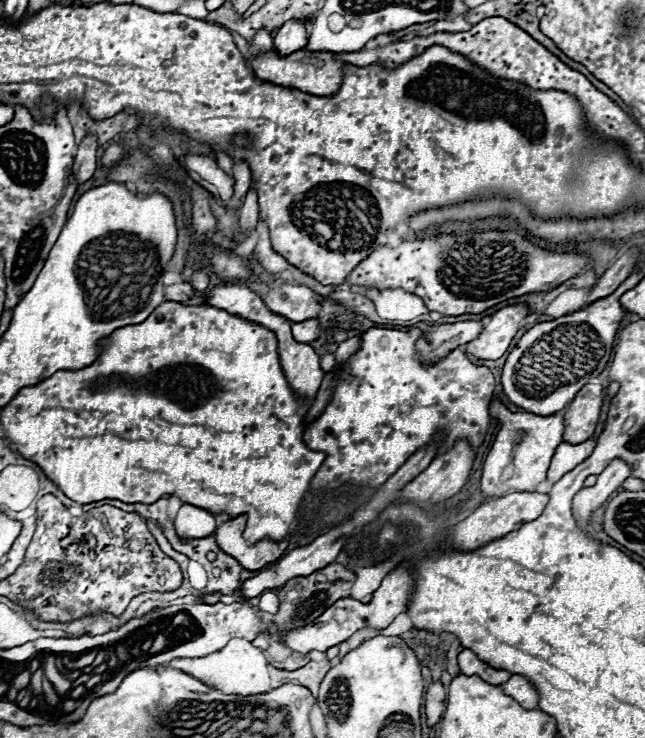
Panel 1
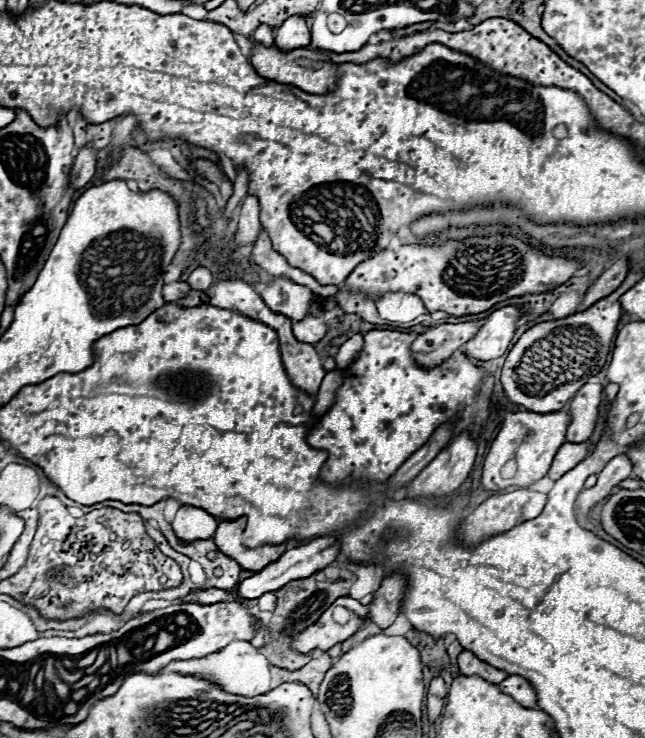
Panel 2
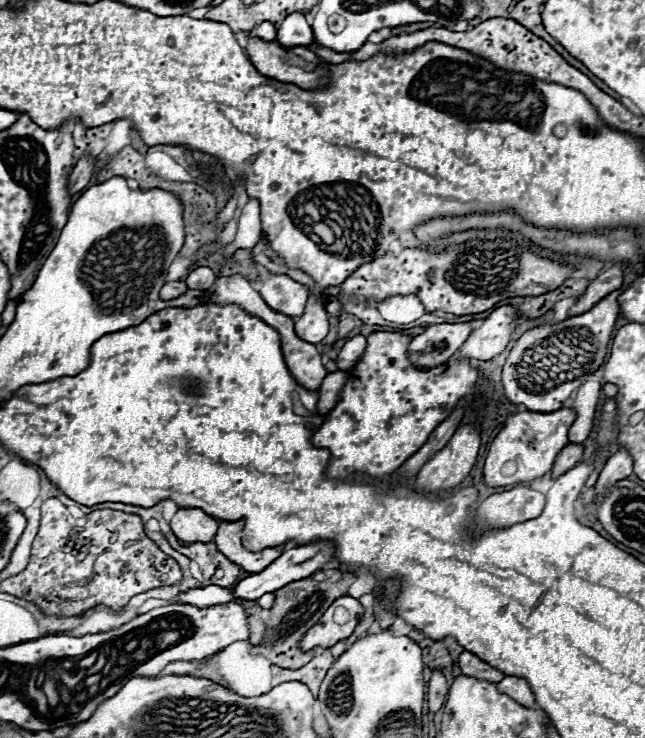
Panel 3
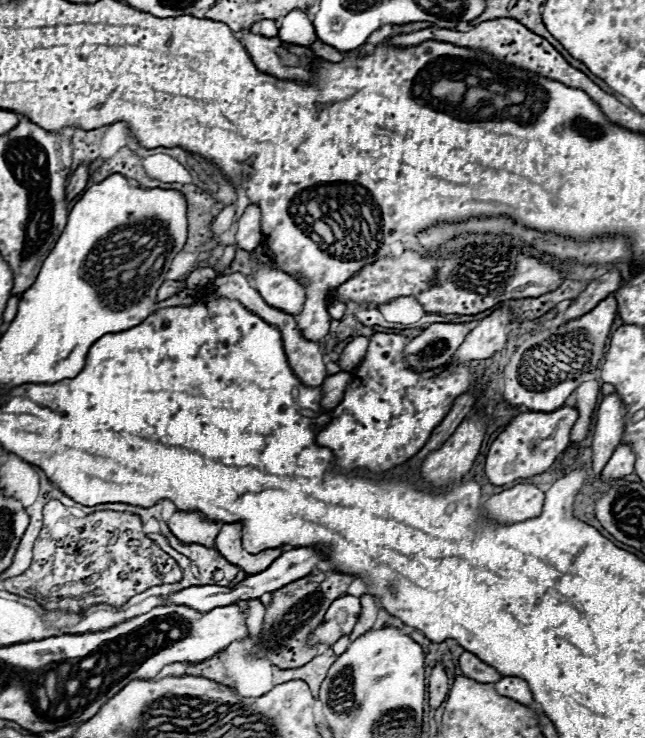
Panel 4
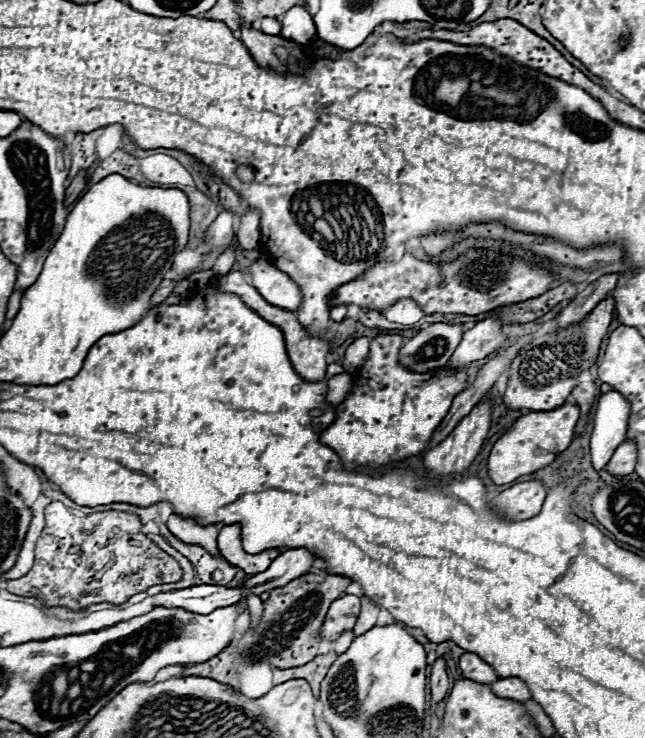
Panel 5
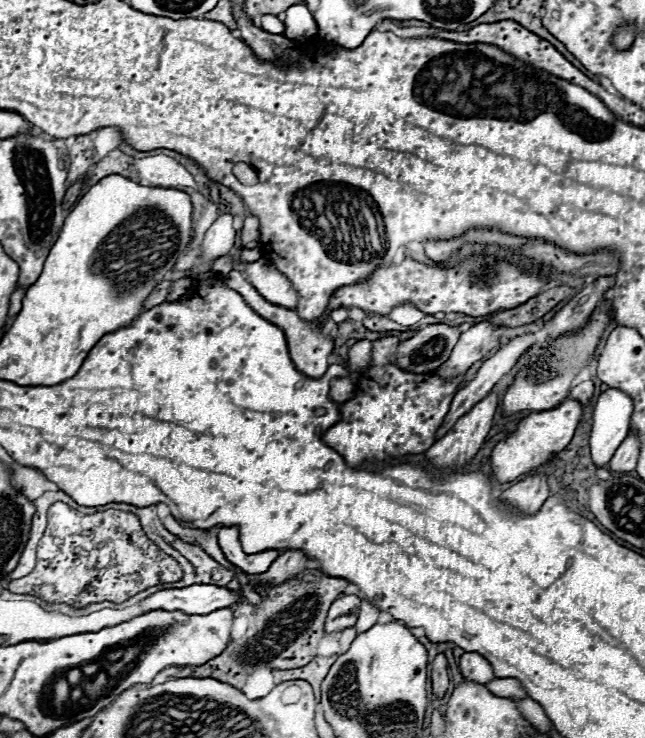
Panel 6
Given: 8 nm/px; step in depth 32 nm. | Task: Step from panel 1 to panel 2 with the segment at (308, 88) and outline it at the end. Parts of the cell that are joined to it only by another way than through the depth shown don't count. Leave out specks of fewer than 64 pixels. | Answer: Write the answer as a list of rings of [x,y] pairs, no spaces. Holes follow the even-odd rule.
[[[252,40],[250,44],[250,62],[256,68],[256,72],[264,78],[276,80],[280,84],[292,84],[304,92],[312,94],[324,94],[330,92],[336,86],[336,64],[330,62],[324,54],[308,48],[296,48],[290,52],[282,52],[276,44],[264,46]]]

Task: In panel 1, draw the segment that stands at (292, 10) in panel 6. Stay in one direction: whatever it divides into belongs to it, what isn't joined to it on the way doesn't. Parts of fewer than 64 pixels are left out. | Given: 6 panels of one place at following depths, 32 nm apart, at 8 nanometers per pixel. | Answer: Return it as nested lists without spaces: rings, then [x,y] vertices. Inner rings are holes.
[[[288,20],[284,26],[278,28],[274,38],[274,48],[276,52],[280,52],[280,56],[306,48],[306,44],[308,44],[308,34],[304,20]]]

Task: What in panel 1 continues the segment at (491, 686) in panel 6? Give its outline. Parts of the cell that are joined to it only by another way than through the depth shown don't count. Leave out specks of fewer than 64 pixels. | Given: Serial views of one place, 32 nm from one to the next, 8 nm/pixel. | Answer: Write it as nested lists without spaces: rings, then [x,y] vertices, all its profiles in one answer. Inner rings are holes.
[[[514,674],[514,676],[510,676],[510,680],[502,682],[500,686],[520,706],[524,706],[524,708],[536,708],[538,706],[538,692],[536,692],[536,688],[524,676]]]

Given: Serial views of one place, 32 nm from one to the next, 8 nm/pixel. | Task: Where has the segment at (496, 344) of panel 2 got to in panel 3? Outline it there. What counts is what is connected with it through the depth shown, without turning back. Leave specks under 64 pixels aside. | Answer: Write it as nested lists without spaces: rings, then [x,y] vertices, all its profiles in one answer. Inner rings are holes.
[[[502,306],[496,308],[488,318],[484,318],[482,326],[476,328],[468,340],[460,348],[460,358],[462,360],[490,360],[498,354],[504,352],[510,334],[512,334],[512,324],[516,320],[516,310],[512,306]]]

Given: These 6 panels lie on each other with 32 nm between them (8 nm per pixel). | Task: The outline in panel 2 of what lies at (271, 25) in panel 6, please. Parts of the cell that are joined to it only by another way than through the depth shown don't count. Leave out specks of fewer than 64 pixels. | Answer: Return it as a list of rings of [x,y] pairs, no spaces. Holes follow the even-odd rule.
[[[262,24],[252,32],[252,38],[260,44],[274,44],[274,28],[268,24]]]

